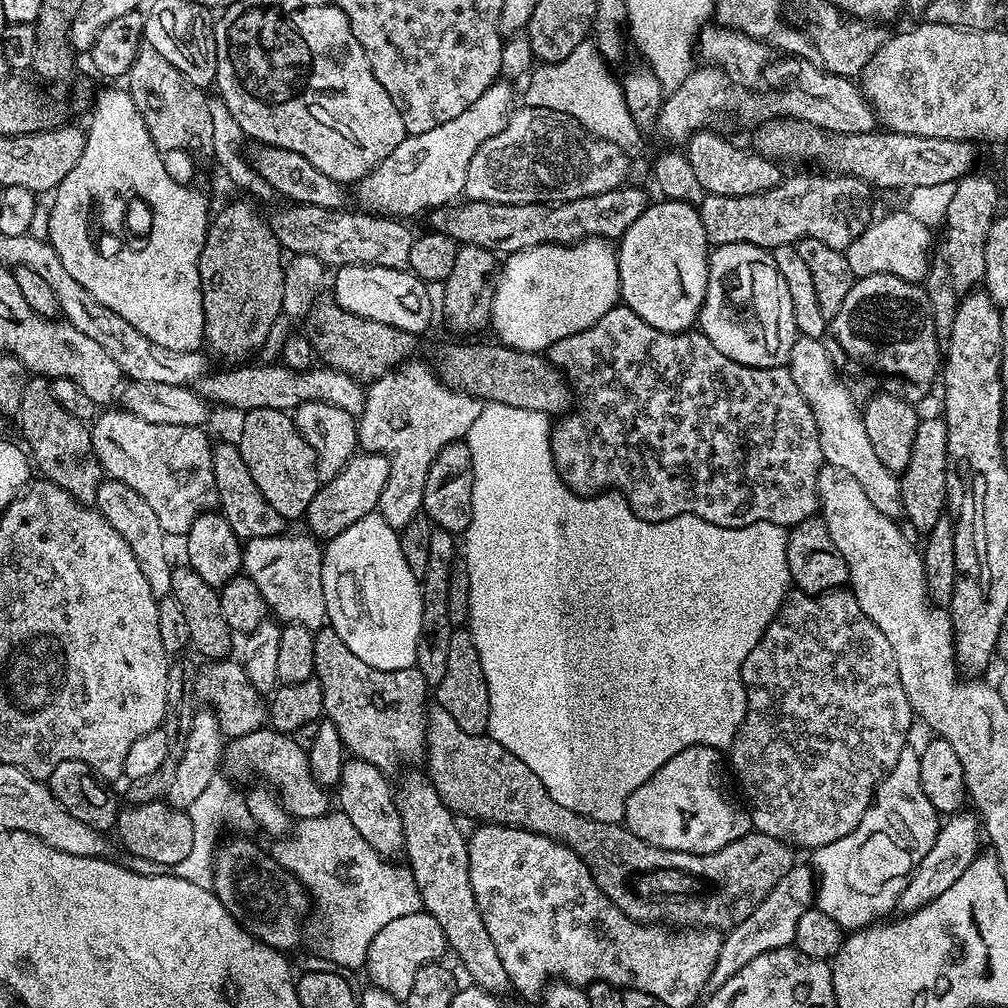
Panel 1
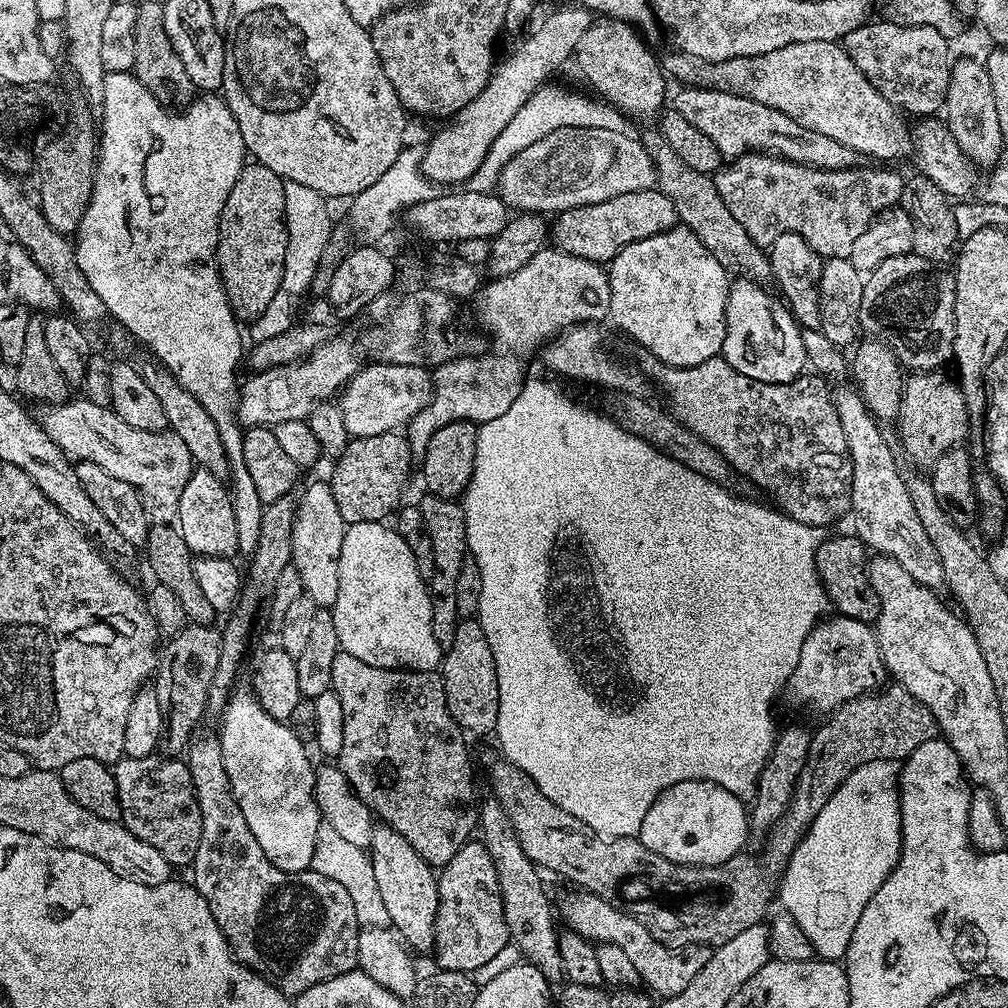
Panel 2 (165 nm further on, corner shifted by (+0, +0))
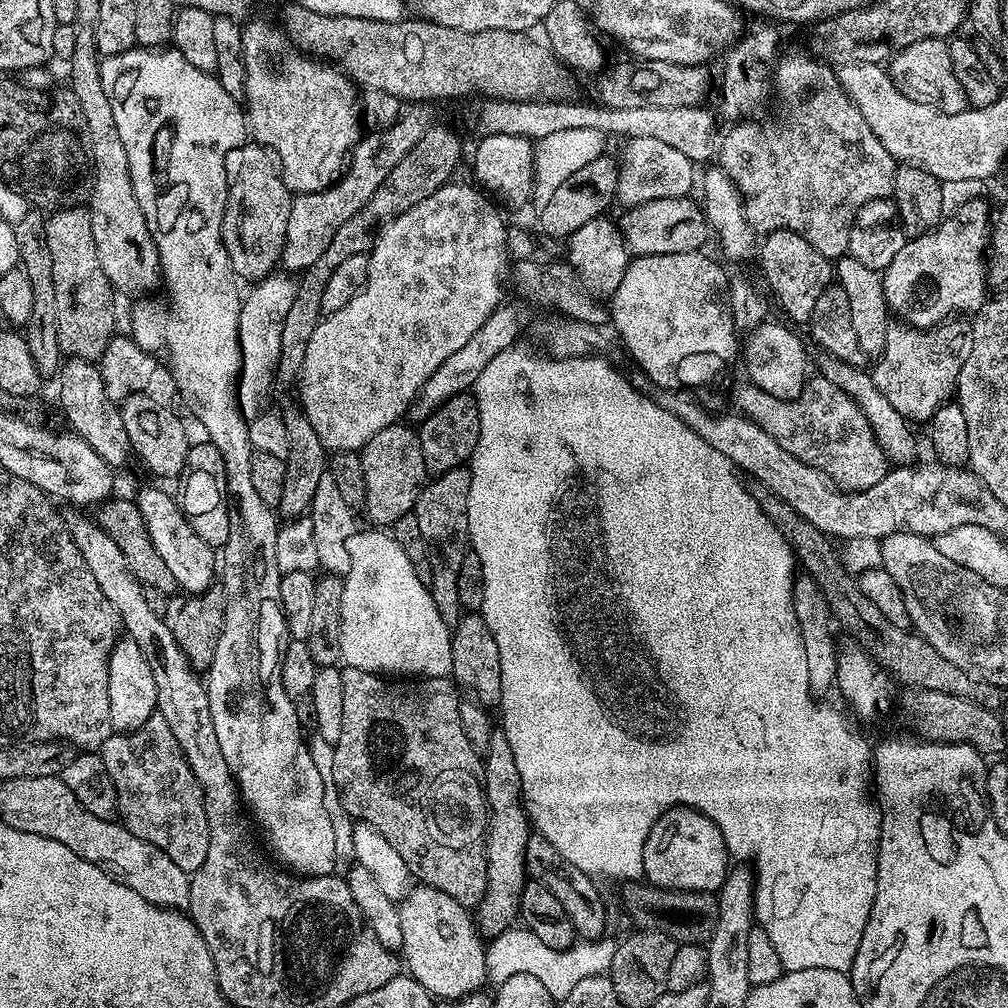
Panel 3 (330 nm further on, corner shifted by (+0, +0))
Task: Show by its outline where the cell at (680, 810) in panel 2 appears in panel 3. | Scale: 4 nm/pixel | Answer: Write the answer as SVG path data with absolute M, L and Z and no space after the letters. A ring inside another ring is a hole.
M667 808L654 822L650 834L646 838L646 846L642 850L644 876L647 883L656 888L669 888L675 892L710 892L719 893L730 871L728 847L722 838L722 830L706 814L697 808Z

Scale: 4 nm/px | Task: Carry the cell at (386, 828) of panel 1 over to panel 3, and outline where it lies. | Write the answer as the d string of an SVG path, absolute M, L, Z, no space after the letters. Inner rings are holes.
M420 884L399 901L398 907L402 918L402 960L407 975L440 1000L457 1000L485 987L486 944L478 935L473 917L472 920L468 917L469 909L465 905L450 898L450 894L442 894L442 890Z

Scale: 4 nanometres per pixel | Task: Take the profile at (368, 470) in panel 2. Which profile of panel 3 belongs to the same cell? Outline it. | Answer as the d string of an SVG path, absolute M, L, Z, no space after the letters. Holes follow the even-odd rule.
M397 422L378 430L370 442L359 453L362 472L365 475L366 496L363 511L373 520L373 525L390 526L408 512L413 511L422 494L430 473L422 458L422 446L415 427L407 428L404 422Z

